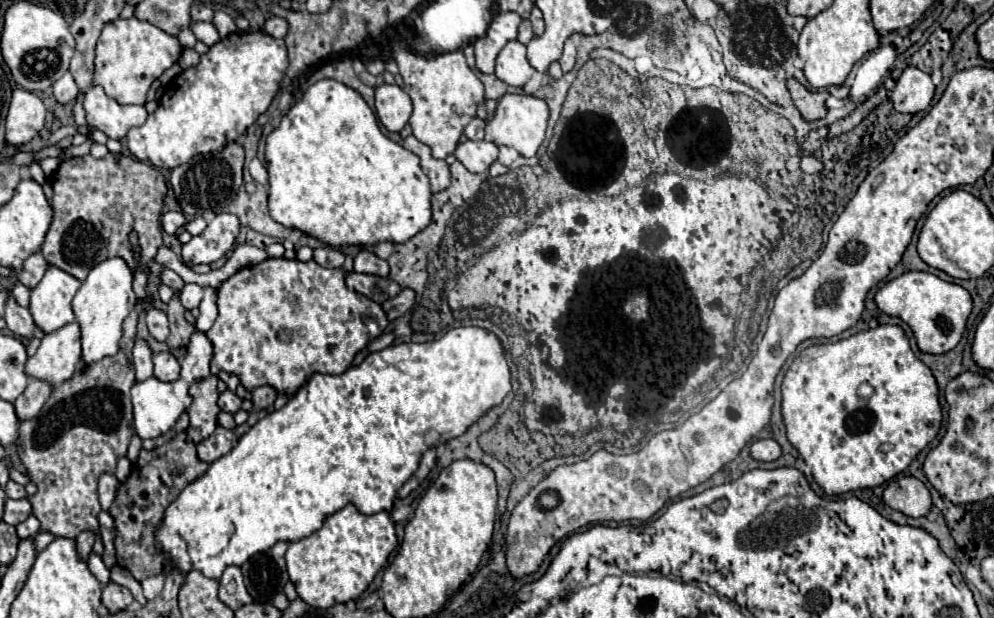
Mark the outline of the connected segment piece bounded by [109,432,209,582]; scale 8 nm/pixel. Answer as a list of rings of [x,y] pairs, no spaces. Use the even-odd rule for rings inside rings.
[[[185,432],[177,434],[169,444],[163,444],[151,452],[141,450],[139,460],[133,464],[133,472],[125,484],[119,486],[117,498],[109,508],[109,514],[115,520],[117,536],[117,564],[127,568],[135,580],[143,582],[147,576],[157,576],[163,570],[165,554],[157,550],[155,532],[163,520],[165,508],[183,492],[187,484],[197,480],[207,472],[209,464],[199,462],[195,444],[185,440]]]

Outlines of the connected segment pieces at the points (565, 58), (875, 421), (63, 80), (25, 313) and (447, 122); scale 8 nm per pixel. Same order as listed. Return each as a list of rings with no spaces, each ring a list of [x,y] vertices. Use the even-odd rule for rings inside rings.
[[[569,38],[567,42],[565,42],[565,48],[563,48],[563,56],[561,56],[561,68],[563,68],[563,72],[569,72],[573,66],[575,66],[575,58],[577,58],[577,48],[575,48],[575,44],[573,44],[573,40]]]
[[[879,326],[845,340],[805,348],[789,366],[781,384],[781,394],[787,438],[829,496],[873,488],[907,470],[915,456],[937,436],[943,420],[935,376],[929,366],[913,354],[907,334],[899,326]],[[863,382],[873,388],[869,398],[857,394]]]
[[[69,72],[63,74],[63,76],[53,84],[53,96],[55,96],[57,102],[61,102],[61,104],[73,102],[73,100],[77,98],[77,94],[79,94],[79,88],[77,88],[77,84],[75,84],[75,80],[73,80],[73,76],[71,76]]]
[[[9,298],[7,300],[7,310],[5,310],[5,322],[7,322],[7,328],[15,334],[15,336],[21,336],[21,338],[43,338],[45,334],[35,326],[31,314],[27,308],[21,308],[15,298]]]
[[[397,40],[393,44],[393,58],[405,82],[403,90],[413,102],[413,114],[409,118],[413,136],[419,142],[427,144],[433,150],[435,158],[445,158],[457,148],[465,126],[477,116],[477,104],[485,100],[481,80],[467,66],[461,50],[427,58],[415,54],[413,50],[407,50],[407,44],[403,40]]]

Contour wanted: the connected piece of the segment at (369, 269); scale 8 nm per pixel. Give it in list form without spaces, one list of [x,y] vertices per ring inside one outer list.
[[[361,250],[355,258],[355,272],[361,274],[375,274],[375,276],[387,276],[389,274],[389,264],[381,258],[377,258],[373,252],[369,250]]]

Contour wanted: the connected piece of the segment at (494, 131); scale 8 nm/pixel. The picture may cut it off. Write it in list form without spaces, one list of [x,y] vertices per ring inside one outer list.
[[[505,94],[497,102],[497,110],[493,118],[487,122],[485,128],[485,140],[497,144],[497,146],[511,146],[515,148],[521,156],[535,156],[541,142],[545,140],[545,130],[547,130],[547,104],[537,98],[537,96],[527,96],[527,94]]]

